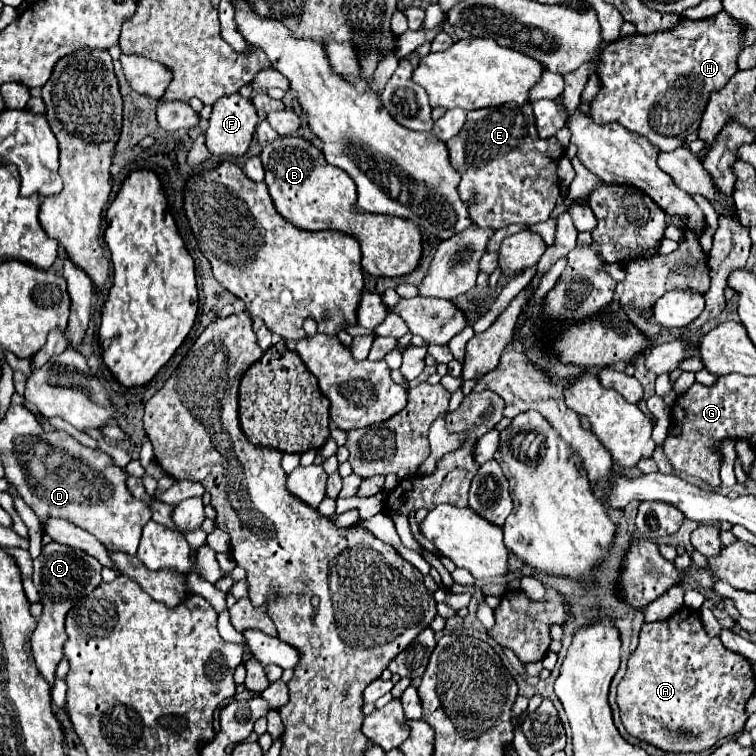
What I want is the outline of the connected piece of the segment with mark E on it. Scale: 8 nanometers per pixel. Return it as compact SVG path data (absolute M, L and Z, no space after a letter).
M505 103L499 107L469 111L461 133L447 141L447 149L453 169L461 175L461 181L457 185L461 201L473 201L469 205L471 223L477 227L501 229L511 223L535 225L549 219L549 213L555 209L559 197L557 159L555 153L549 151L549 141L541 141L537 135L531 105L519 107L515 103Z

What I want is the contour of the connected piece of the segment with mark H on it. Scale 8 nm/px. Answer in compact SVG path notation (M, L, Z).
M721 11L713 19L691 21L683 19L673 31L653 33L653 35L627 35L613 41L599 57L601 65L597 77L601 83L599 93L591 103L591 119L599 125L619 123L625 129L647 137L661 151L673 151L685 143L685 137L695 133L701 123L703 109L707 107L707 97L727 85L727 81L739 71L737 57L741 47L741 27L729 13Z

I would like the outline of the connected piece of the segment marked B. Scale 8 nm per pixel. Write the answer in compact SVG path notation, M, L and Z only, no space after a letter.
M279 137L261 151L265 183L277 211L295 227L305 231L335 229L355 237L361 245L361 267L377 277L405 277L413 273L421 259L421 231L417 225L383 215L367 213L357 207L353 179L341 169L329 165L323 153L301 137Z

